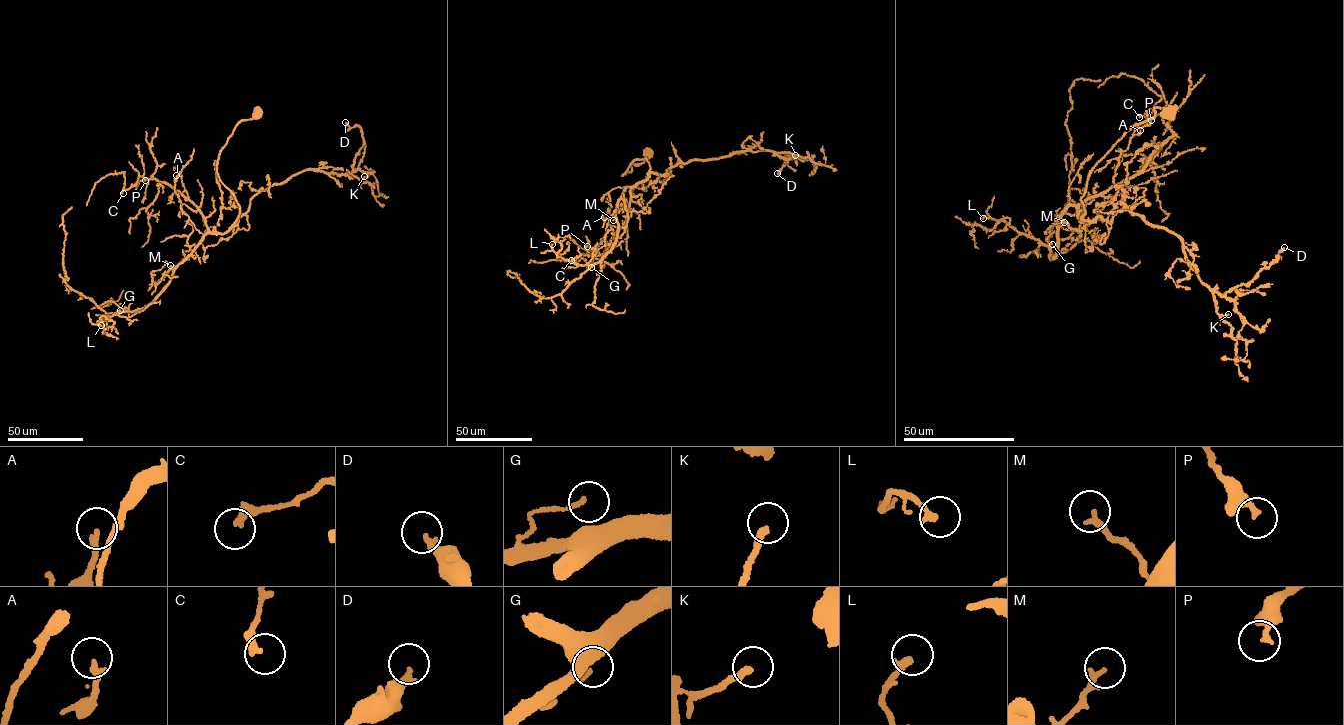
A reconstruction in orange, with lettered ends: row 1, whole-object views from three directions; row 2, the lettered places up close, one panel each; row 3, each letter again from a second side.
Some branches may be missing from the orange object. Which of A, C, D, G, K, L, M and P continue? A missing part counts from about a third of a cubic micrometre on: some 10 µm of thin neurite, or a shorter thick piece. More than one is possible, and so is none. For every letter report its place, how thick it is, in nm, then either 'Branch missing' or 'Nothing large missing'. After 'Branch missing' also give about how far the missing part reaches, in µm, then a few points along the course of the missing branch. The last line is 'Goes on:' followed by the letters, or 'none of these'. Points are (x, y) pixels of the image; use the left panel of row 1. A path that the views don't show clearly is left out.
A: Place: (176, 175). Thickness 200 nm. Nothing large missing
C: Place: (123, 193). Thickness 320 nm. Nothing large missing
D: Place: (345, 122). Thickness 260 nm. Branch missing. Missing length about 20 µm
G: Place: (120, 310). Thickness 150 nm. Nothing large missing
K: Place: (364, 176). Thickness 240 nm. Nothing large missing
L: Place: (101, 325). Thickness 240 nm. Nothing large missing
M: Place: (170, 265). Thickness 240 nm. Nothing large missing
P: Place: (145, 180). Thickness 300 nm. Nothing large missing
Goes on: D

